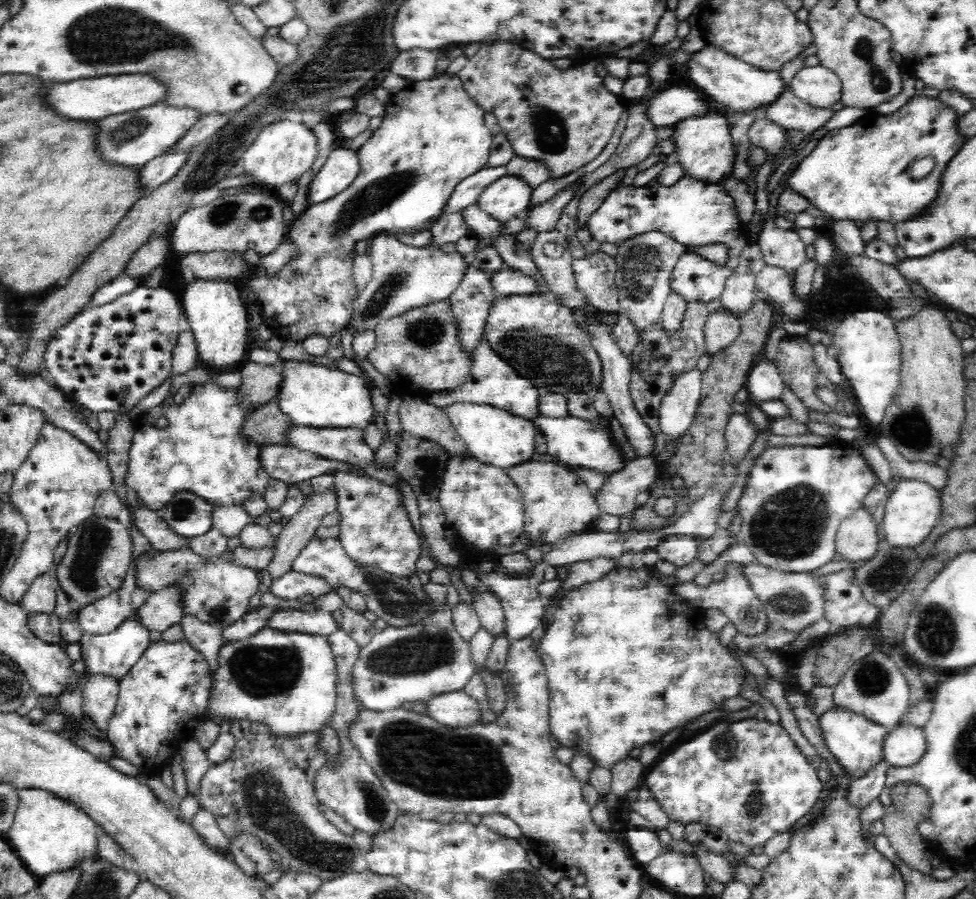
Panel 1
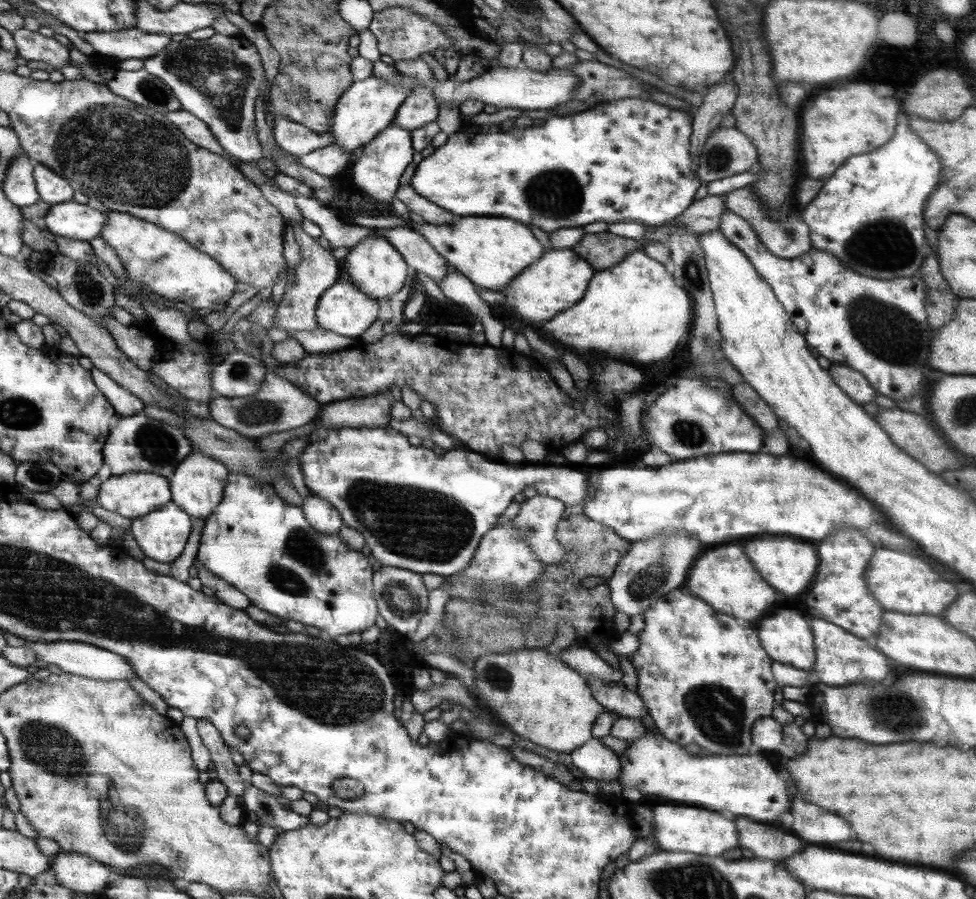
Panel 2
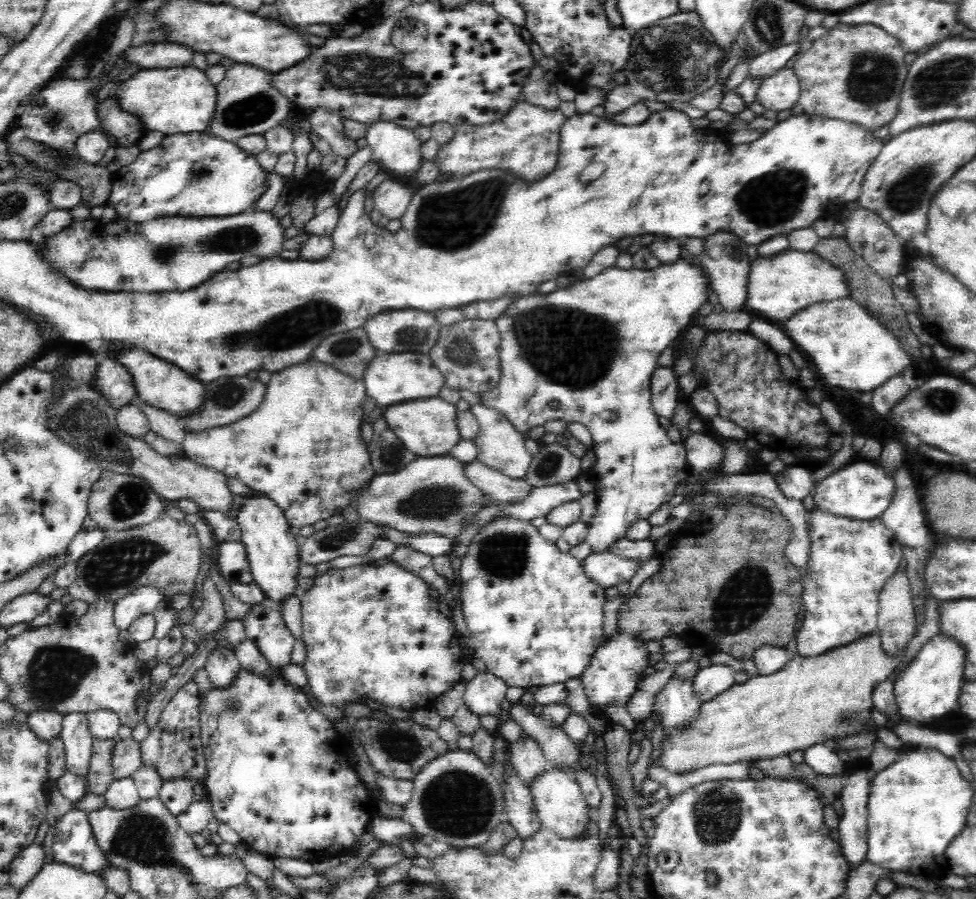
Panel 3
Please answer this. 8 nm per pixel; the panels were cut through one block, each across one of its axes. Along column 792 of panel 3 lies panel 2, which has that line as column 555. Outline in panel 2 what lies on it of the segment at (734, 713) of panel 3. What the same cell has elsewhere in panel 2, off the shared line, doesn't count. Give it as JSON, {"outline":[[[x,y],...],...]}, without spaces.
{"outline":[[[532,649],[532,650],[518,650],[516,652],[508,652],[506,654],[490,654],[482,659],[478,659],[477,663],[473,667],[474,669],[474,690],[476,690],[475,695],[472,694],[480,700],[484,700],[486,702],[486,706],[490,708],[492,714],[495,718],[499,720],[499,722],[505,728],[510,728],[514,734],[518,734],[521,738],[528,738],[528,740],[532,740],[534,744],[537,744],[540,747],[548,748],[550,750],[554,750],[554,752],[561,753],[571,753],[576,750],[578,747],[581,747],[583,744],[586,744],[586,741],[593,738],[592,730],[593,724],[597,720],[597,716],[601,714],[602,711],[606,711],[593,696],[592,689],[588,685],[588,680],[581,673],[579,673],[576,669],[568,668],[564,662],[562,662],[559,658],[552,658],[545,649]]]}

